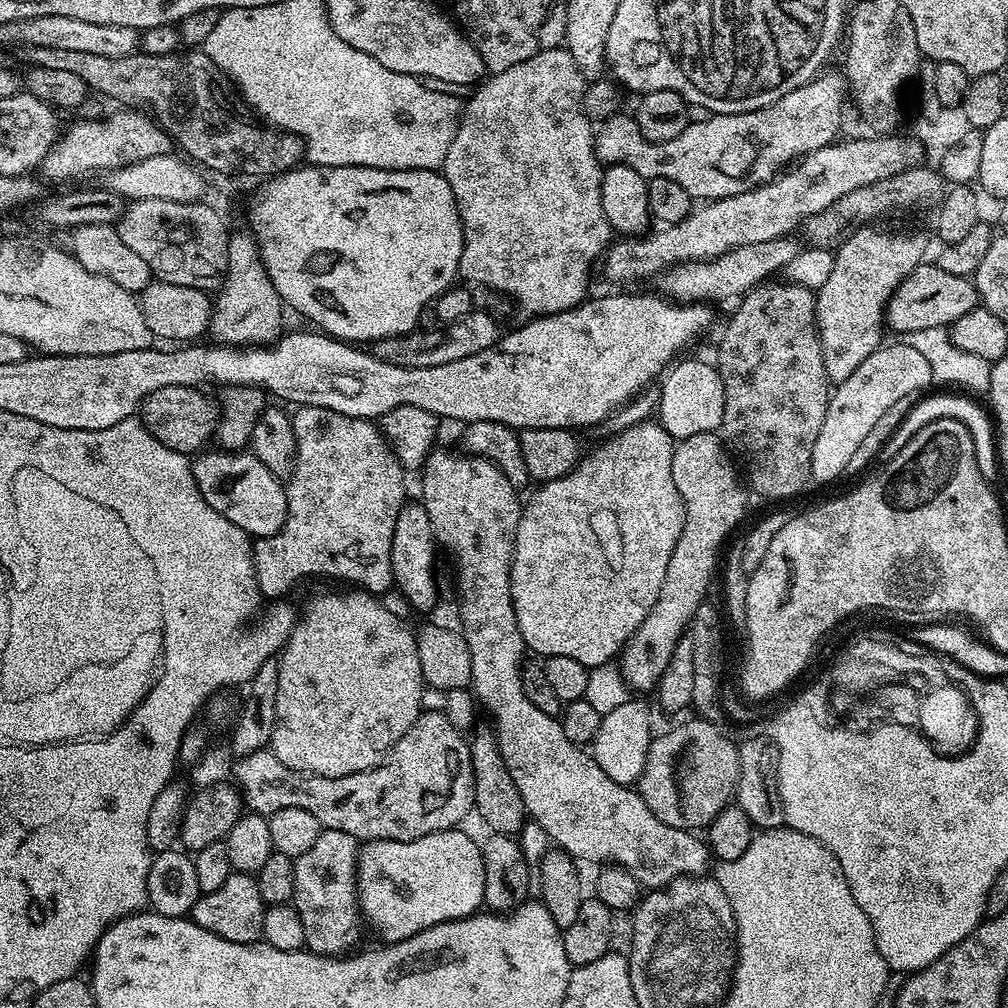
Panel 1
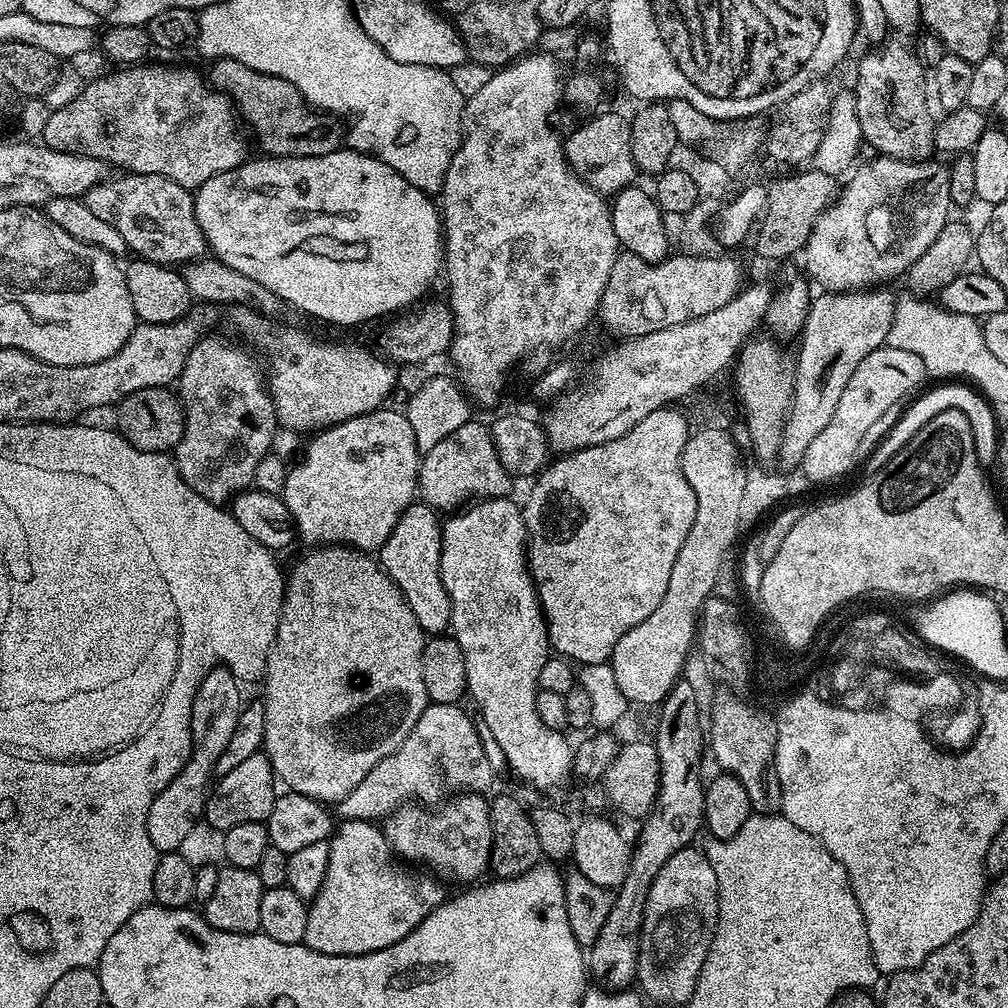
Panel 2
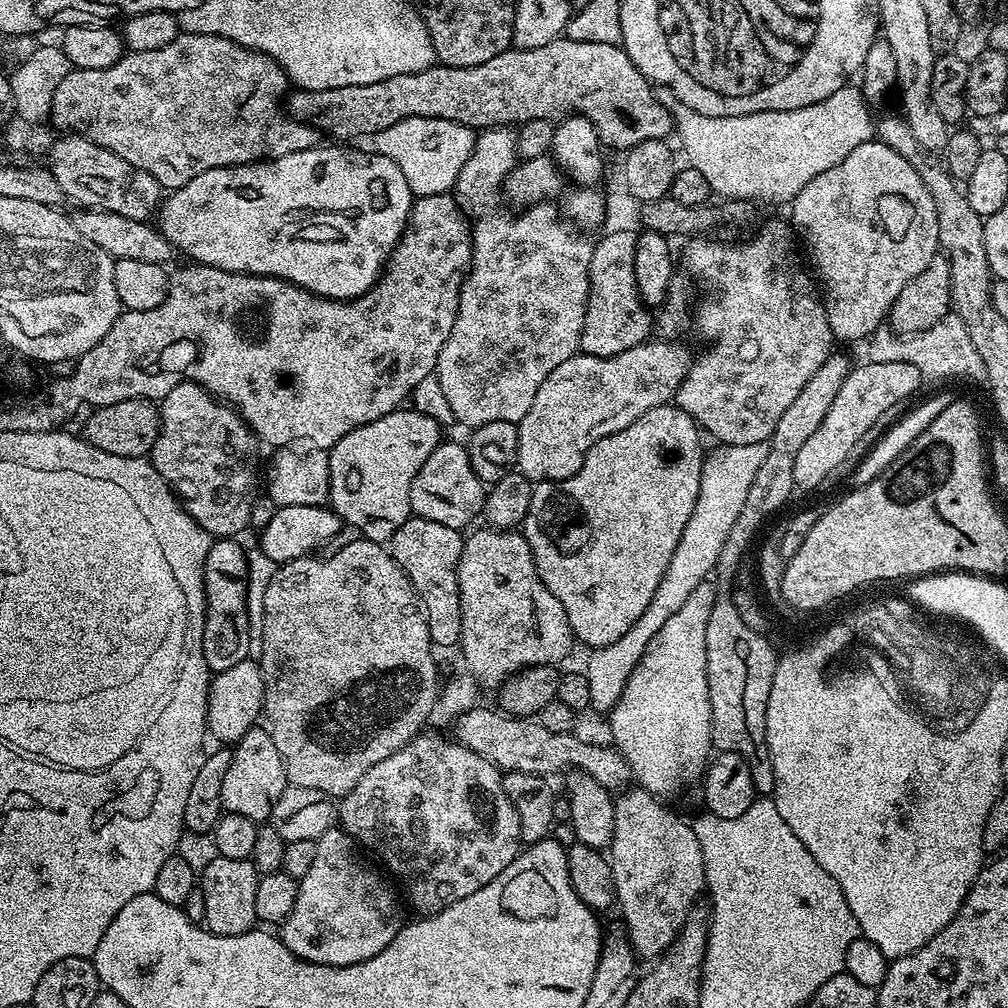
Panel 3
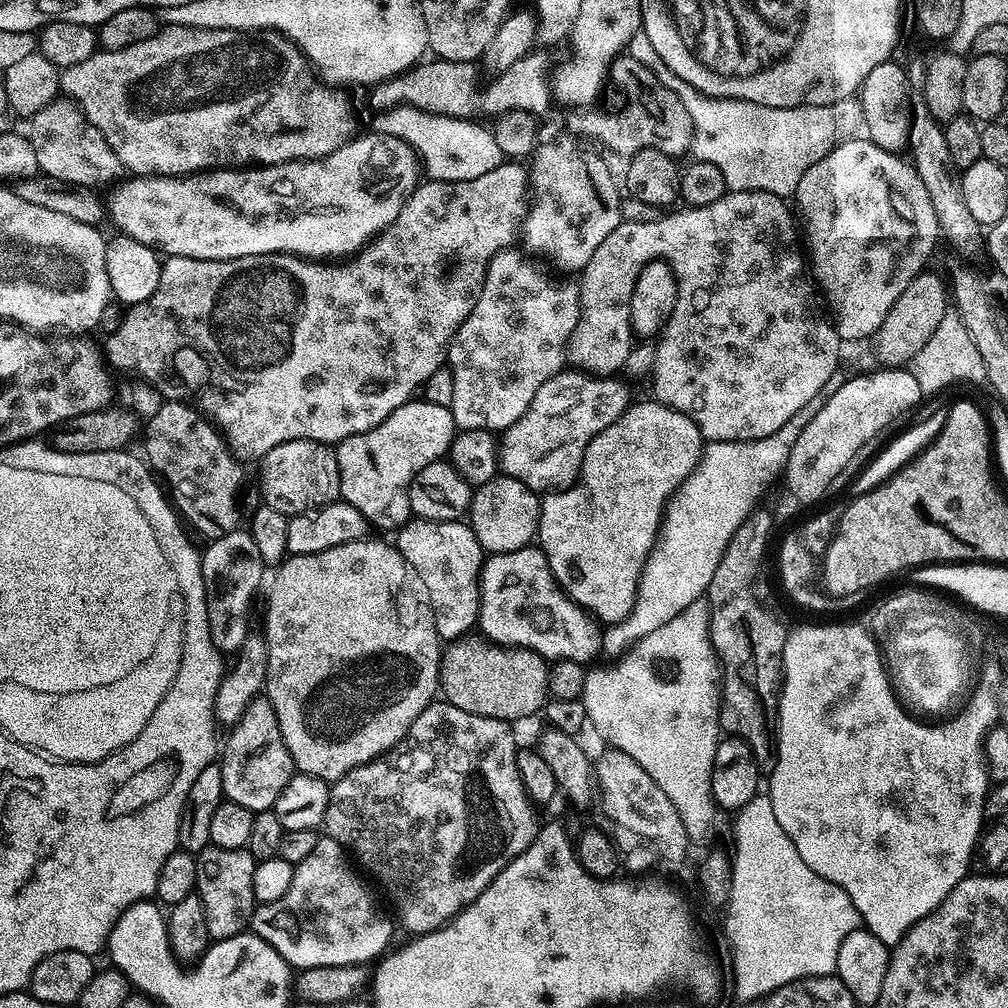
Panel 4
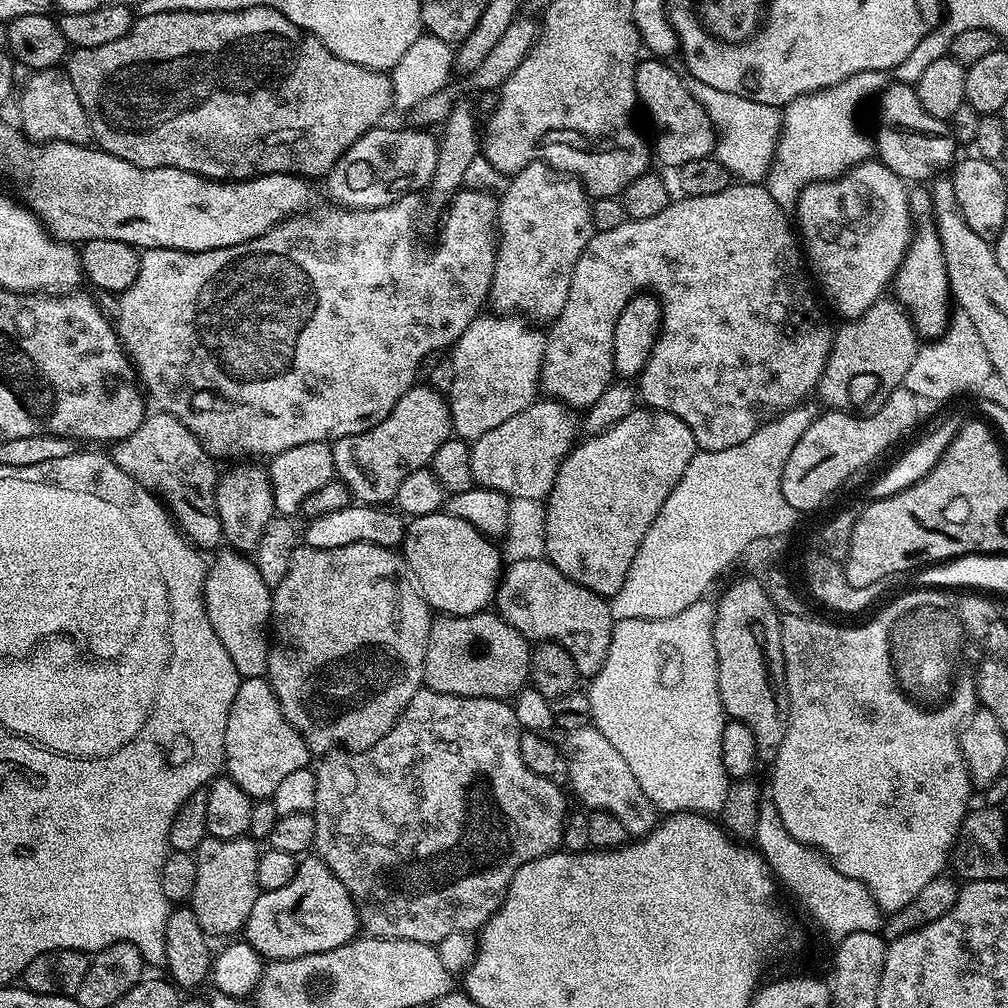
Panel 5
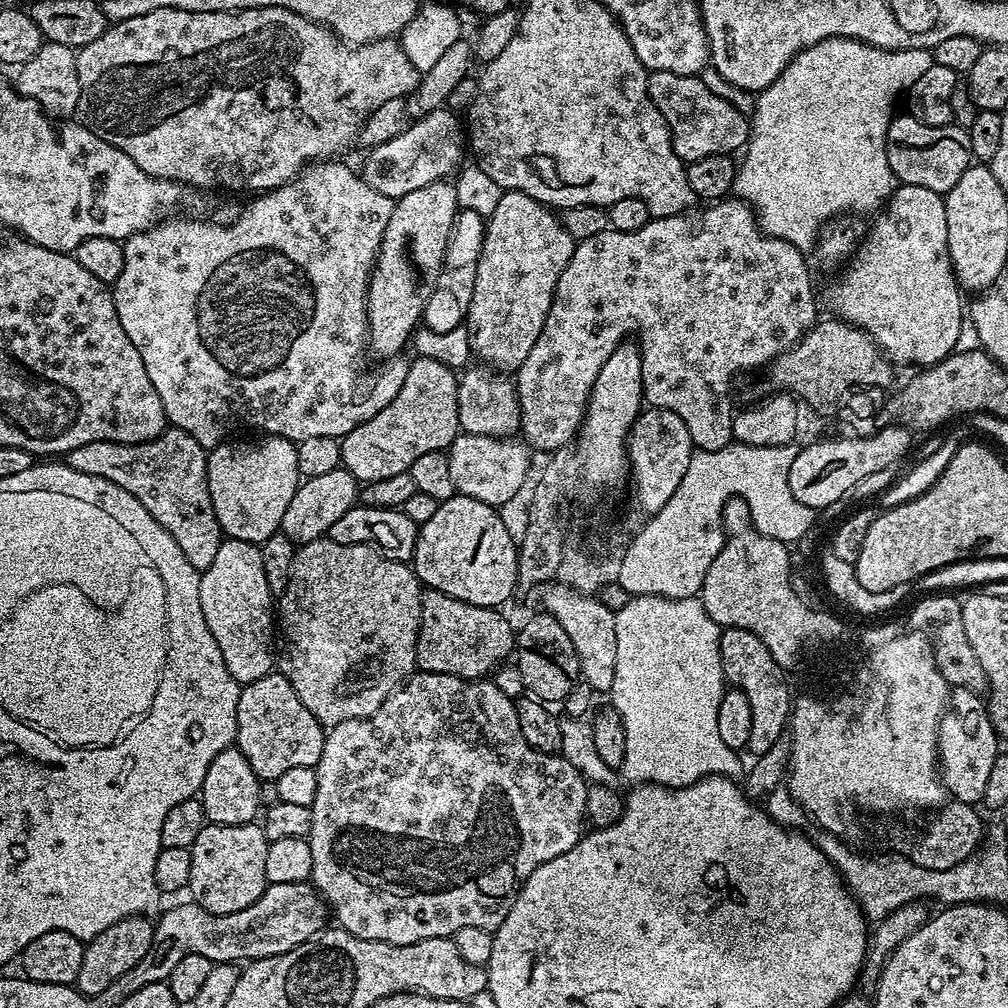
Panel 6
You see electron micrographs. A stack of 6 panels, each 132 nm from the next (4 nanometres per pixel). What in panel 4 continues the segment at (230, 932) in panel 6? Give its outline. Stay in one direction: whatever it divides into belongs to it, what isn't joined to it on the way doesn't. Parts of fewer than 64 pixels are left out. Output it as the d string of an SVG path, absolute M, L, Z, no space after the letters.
M327 834L321 835L318 846L314 846L311 854L295 865L294 882L290 882L290 890L286 890L286 894L282 894L278 902L261 904L252 913L251 931L270 942L270 946L274 946L274 950L278 950L285 962L296 970L351 964L364 966L369 963L367 960L375 961L383 957L390 948L388 943L392 940L393 921L388 921L376 909L367 886L351 872L351 863L353 864L353 861L349 853L337 840Z

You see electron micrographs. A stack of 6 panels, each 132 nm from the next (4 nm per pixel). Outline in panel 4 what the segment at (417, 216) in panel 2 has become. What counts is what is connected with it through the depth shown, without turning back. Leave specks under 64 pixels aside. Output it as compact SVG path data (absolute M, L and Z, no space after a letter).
M373 130L368 134L357 135L334 150L334 154L320 160L291 160L289 164L249 166L243 170L217 168L186 176L133 175L128 178L132 180L121 179L111 189L112 197L108 202L106 200L106 212L108 216L112 215L117 233L155 248L165 257L229 260L271 252L289 252L291 256L305 258L338 258L354 254L398 218L408 195L418 183L418 153L411 145Z

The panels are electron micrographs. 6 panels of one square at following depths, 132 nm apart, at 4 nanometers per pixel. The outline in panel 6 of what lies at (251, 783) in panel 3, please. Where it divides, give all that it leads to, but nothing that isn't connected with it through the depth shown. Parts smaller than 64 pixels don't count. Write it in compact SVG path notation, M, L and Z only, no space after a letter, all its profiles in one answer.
M280 671L267 672L253 684L241 687L234 744L261 780L275 781L286 774L286 770L294 770L294 766L315 768L322 758L325 735L325 725L310 714L310 710L302 704L302 698L294 692L294 686L290 686Z

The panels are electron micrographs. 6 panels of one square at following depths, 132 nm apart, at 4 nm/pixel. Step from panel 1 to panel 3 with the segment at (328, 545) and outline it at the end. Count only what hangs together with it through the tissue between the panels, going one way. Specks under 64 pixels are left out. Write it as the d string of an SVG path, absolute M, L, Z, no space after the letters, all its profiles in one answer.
M401 406L396 411L386 414L382 418L378 418L374 422L370 422L366 426L358 426L354 430L350 430L350 434L346 434L340 441L334 445L328 453L329 456L329 494L327 503L332 511L340 515L341 521L345 525L348 524L352 528L357 528L359 535L365 540L375 540L377 542L391 541L393 534L398 530L398 526L402 526L412 516L412 507L410 506L410 482L414 482L414 474L418 474L418 470L422 470L422 462L426 462L426 458L430 458L430 454L434 454L434 450L442 443L442 425L432 417L428 417L422 412L417 412L412 406Z

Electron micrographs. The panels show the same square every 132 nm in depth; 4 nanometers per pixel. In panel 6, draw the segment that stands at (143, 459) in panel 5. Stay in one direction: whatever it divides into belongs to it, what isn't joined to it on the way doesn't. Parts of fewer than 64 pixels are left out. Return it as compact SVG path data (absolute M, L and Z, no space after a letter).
M169 427L160 433L155 440L145 440L142 444L119 444L103 440L90 442L86 446L78 446L66 454L68 464L76 472L84 472L85 477L97 476L114 482L122 490L134 494L146 510L163 528L178 542L180 555L186 558L190 566L198 570L206 569L214 562L214 554L218 554L218 546L222 539L220 523L214 514L214 502L208 489L208 452L197 440L181 428Z

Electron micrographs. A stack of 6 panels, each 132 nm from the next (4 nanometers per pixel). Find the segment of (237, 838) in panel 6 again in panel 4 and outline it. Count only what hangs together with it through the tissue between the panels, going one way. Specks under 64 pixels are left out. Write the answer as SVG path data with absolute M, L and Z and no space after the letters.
M207 847L196 856L196 891L202 902L202 910L206 910L206 930L213 941L225 940L237 936L251 925L252 913L258 905L254 898L254 870L257 860L248 853L247 848L238 850L222 850L221 848Z

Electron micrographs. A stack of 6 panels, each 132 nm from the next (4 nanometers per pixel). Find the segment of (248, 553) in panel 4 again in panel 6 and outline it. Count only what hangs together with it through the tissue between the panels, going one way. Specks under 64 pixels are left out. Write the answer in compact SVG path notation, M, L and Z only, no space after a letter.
M265 435L260 440L240 440L237 444L225 442L208 452L208 489L214 502L214 514L220 523L220 531L233 540L249 540L261 545L281 531L283 514L297 488L302 483L297 445L283 436Z

